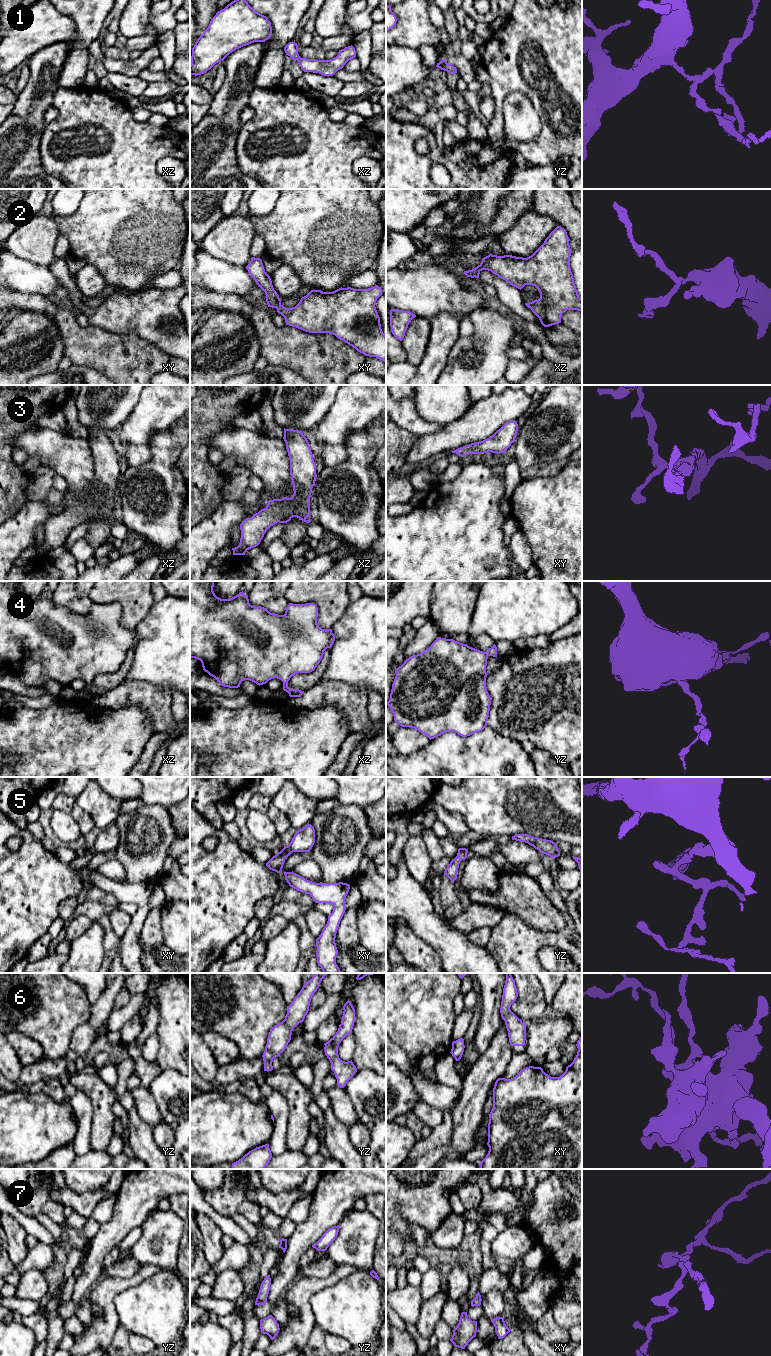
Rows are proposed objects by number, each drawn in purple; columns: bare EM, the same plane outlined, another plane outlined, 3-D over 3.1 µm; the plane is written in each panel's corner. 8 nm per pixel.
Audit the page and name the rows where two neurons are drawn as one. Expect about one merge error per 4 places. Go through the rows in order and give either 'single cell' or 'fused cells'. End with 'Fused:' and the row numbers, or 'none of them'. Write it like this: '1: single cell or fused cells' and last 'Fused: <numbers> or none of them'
1: single cell
2: single cell
3: single cell
4: single cell
5: single cell
6: single cell
7: single cell
Fused: none of them

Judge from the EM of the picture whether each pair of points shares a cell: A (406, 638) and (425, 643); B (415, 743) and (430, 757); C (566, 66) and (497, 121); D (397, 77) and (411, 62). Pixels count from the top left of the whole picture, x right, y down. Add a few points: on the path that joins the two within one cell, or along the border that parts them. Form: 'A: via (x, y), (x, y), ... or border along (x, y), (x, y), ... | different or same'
A: border along (417, 631), (405, 649), (405, 659) | different
B: border along (430, 740), (424, 746), (409, 754), (399, 755) | different
C: via (535, 38), (520, 42), (515, 62), (500, 90) | same
D: via (400, 73), (407, 66) | same

